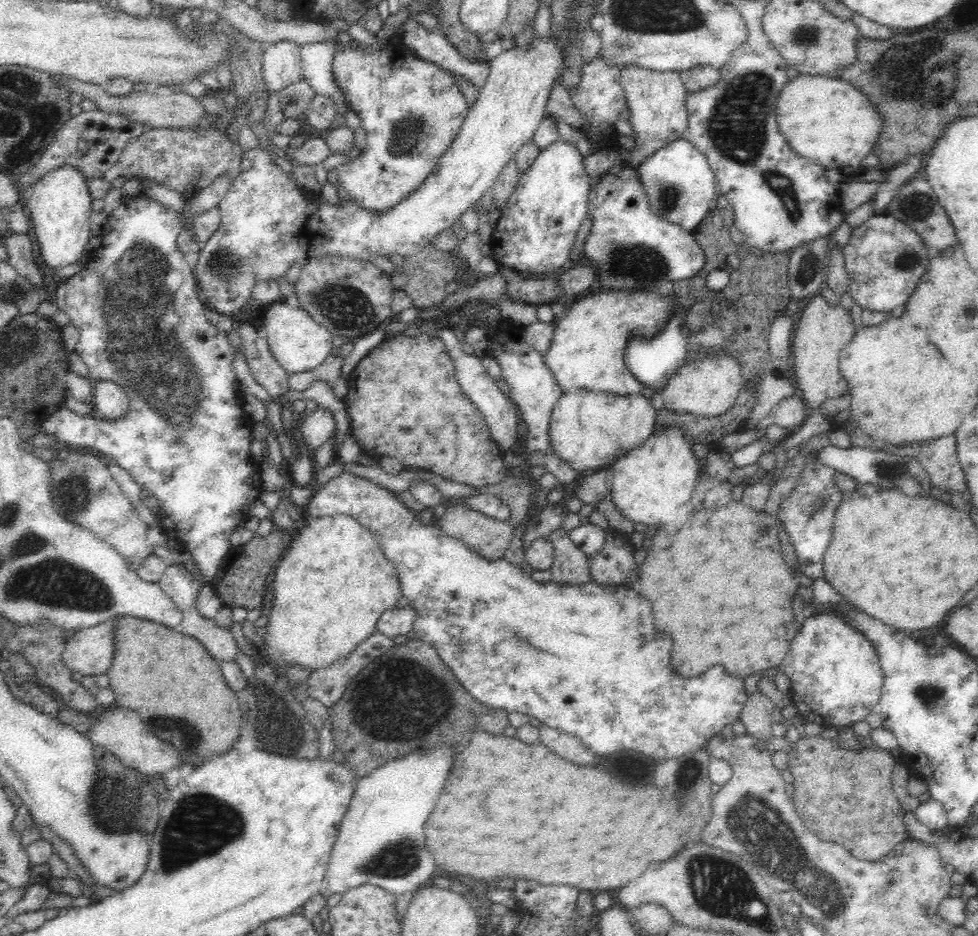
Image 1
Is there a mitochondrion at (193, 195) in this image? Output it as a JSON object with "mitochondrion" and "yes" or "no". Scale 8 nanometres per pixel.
{"mitochondrion":"no"}

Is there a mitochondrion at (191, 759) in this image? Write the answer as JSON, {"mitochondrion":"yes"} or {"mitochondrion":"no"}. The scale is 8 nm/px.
{"mitochondrion":"no"}

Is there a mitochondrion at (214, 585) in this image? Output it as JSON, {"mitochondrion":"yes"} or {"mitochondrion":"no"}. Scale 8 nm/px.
{"mitochondrion":"no"}

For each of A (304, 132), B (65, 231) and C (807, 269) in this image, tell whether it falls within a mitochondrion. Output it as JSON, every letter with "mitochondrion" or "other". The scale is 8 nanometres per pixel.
{"A":"other","B":"other","C":"mitochondrion"}

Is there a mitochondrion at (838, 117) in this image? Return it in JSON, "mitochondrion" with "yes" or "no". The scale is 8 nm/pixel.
{"mitochondrion":"no"}

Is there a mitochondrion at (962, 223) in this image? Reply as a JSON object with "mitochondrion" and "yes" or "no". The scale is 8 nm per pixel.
{"mitochondrion":"no"}

